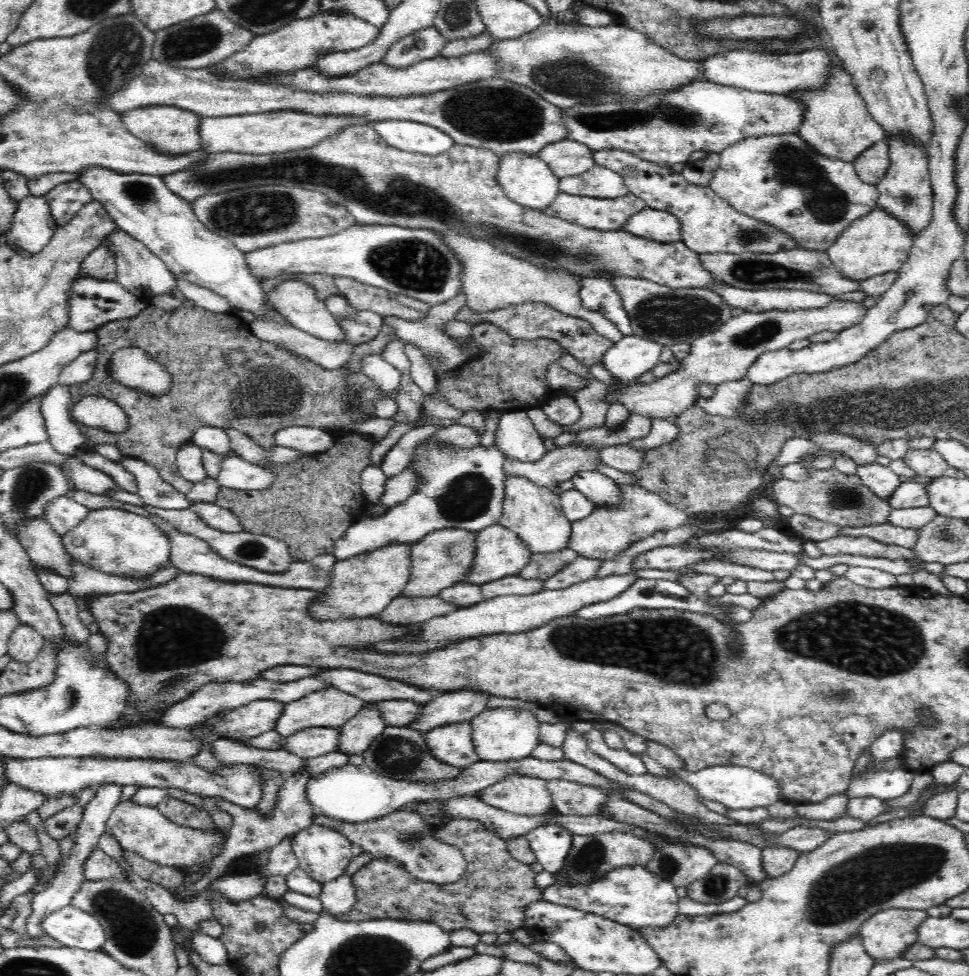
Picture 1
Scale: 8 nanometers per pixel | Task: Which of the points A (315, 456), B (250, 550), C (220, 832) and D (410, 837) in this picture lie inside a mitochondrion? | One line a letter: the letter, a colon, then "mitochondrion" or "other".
A: other
B: mitochondrion
C: other
D: mitochondrion

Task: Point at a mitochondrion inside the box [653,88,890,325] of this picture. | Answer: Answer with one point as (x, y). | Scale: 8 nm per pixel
(822, 195)

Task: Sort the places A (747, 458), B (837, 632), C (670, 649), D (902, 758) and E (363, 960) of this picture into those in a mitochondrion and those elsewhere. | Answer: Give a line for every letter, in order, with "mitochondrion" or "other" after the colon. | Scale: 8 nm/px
A: mitochondrion
B: mitochondrion
C: mitochondrion
D: other
E: mitochondrion

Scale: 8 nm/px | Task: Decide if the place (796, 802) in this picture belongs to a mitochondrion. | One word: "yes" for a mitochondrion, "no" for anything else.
no

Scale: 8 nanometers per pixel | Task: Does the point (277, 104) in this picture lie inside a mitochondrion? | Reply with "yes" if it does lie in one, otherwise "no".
no

